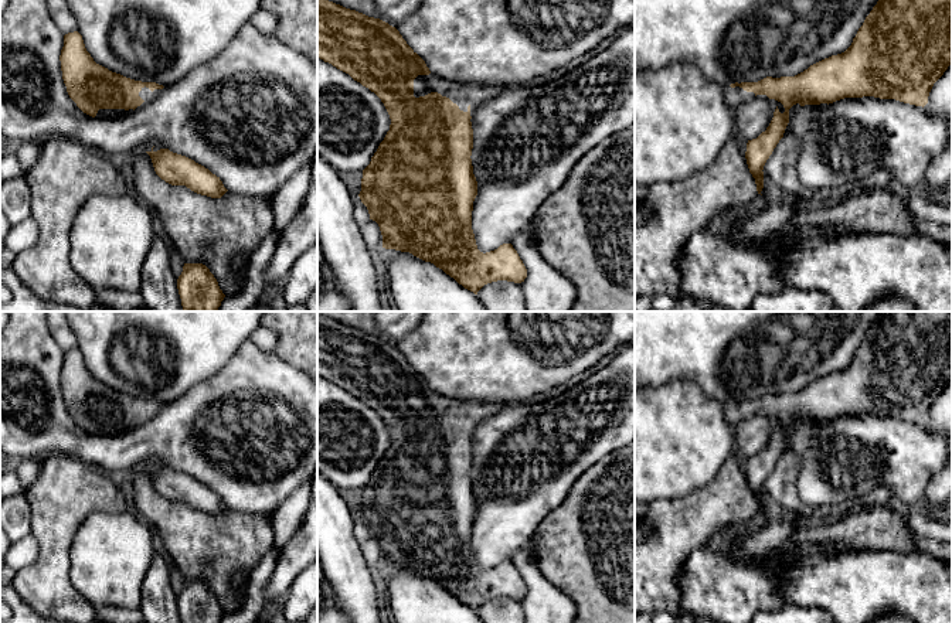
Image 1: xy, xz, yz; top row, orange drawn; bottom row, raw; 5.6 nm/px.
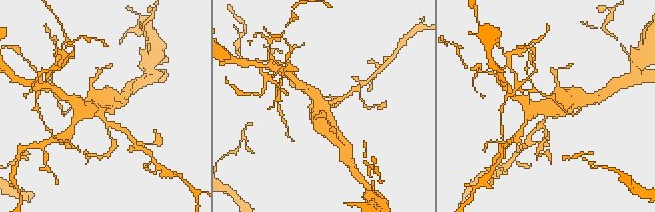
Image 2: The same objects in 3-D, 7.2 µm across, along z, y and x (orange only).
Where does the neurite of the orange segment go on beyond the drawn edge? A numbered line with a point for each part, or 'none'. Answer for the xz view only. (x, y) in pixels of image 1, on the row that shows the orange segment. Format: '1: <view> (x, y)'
1: xz (463, 95)

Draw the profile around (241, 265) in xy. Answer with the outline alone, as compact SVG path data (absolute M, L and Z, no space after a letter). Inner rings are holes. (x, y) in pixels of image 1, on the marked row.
M238 258L234 262L235 275L241 289L244 289L249 280L249 259Z

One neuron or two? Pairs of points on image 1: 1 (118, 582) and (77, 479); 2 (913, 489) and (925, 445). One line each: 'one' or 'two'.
1: two
2: one

